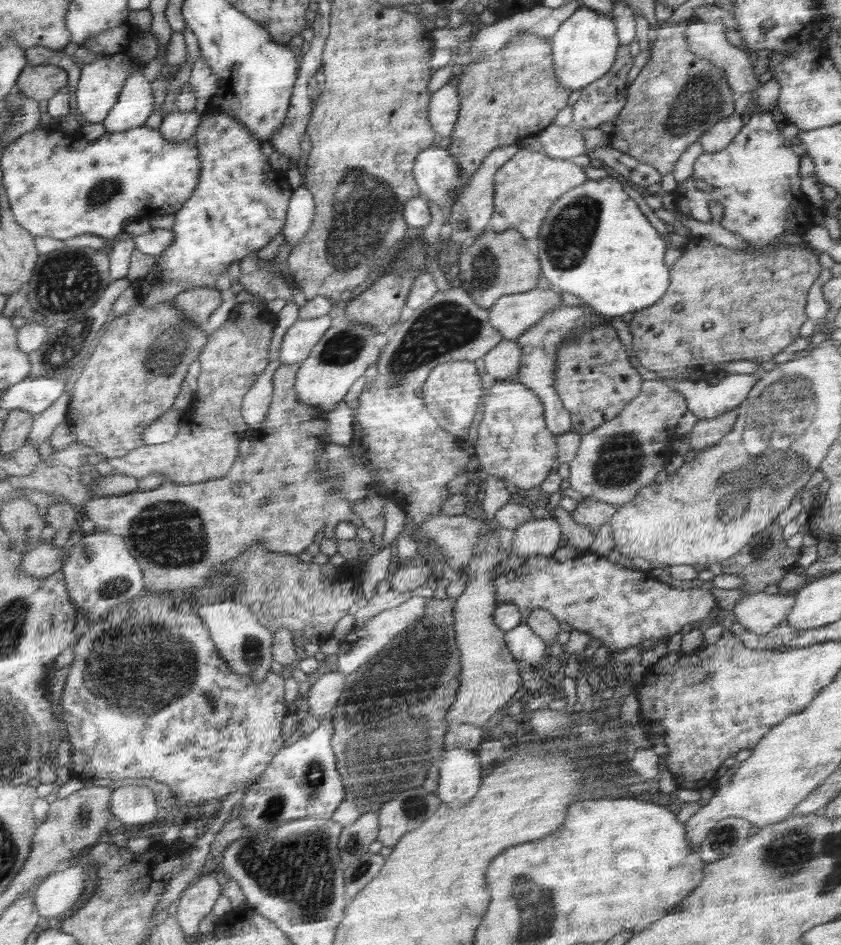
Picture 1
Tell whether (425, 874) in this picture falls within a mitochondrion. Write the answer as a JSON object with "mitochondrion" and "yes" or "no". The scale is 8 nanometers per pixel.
{"mitochondrion":"no"}

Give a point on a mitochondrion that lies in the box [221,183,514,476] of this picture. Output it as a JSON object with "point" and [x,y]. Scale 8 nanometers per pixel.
{"point":[445,326]}

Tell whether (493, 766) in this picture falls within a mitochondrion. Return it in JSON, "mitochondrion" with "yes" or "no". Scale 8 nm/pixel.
{"mitochondrion":"no"}

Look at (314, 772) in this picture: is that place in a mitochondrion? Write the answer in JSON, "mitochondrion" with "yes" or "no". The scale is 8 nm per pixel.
{"mitochondrion":"yes"}

